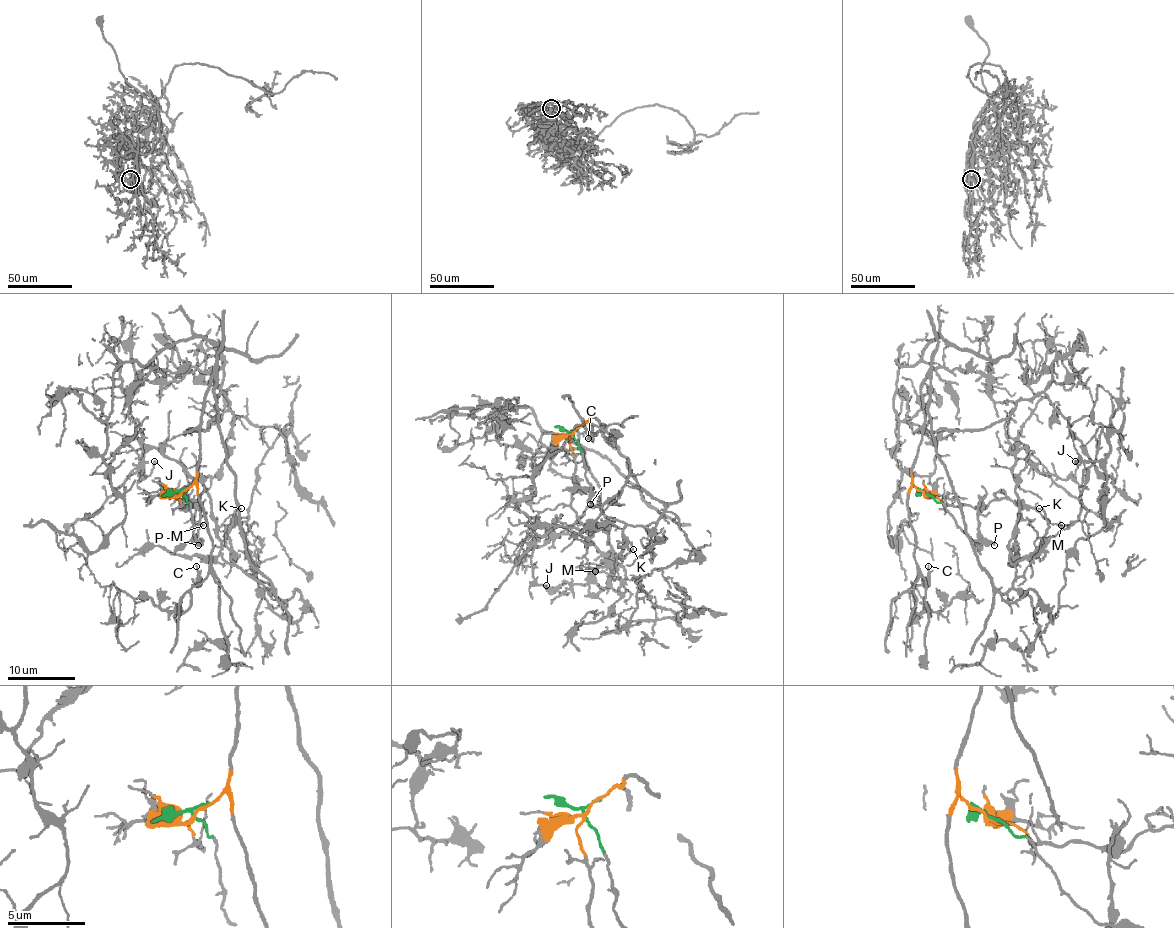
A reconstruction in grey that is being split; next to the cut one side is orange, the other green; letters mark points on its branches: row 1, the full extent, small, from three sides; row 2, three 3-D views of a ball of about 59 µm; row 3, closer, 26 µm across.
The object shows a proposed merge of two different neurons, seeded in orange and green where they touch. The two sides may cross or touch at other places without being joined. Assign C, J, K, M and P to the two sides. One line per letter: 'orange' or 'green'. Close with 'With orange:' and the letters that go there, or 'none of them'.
C: orange
J: orange
K: orange
M: orange
P: green
With orange: C, J, K, M

